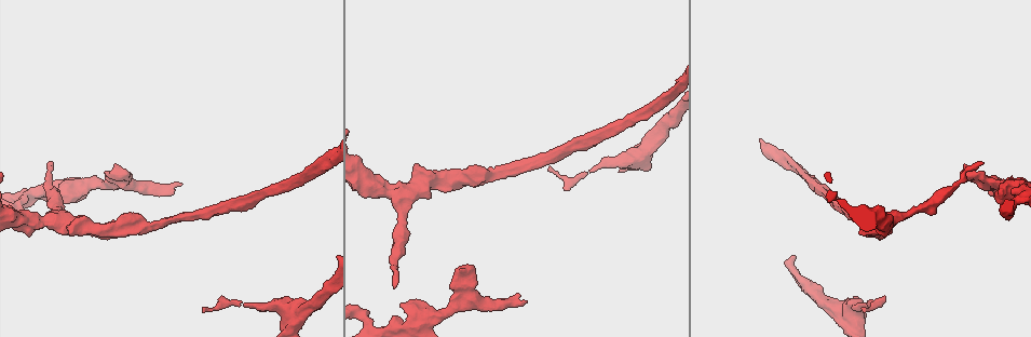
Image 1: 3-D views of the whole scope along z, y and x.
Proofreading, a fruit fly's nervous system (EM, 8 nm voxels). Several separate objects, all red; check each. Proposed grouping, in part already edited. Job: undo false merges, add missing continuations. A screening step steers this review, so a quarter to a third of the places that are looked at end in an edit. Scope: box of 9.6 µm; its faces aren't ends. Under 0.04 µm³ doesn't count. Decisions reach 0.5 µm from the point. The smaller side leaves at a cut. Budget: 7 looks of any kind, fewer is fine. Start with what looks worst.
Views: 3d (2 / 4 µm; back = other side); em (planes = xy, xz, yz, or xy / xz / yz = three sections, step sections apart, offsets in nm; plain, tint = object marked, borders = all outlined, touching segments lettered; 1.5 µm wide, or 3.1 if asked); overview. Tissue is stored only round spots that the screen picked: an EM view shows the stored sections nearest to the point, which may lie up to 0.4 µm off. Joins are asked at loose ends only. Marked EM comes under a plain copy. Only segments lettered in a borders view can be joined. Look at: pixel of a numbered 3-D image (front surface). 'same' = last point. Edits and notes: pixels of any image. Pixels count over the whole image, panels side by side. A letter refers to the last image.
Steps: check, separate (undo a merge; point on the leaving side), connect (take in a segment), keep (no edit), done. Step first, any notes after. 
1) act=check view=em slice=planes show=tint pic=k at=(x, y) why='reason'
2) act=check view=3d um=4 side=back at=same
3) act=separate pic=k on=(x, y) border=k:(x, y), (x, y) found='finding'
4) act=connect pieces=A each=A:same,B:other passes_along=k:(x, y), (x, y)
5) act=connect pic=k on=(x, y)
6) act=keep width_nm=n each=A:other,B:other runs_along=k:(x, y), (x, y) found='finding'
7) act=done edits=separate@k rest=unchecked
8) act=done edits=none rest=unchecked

act=check view=3d um=2 pic=1 at=(181, 183) why='free end'

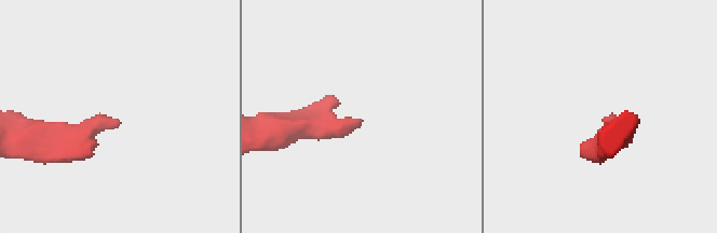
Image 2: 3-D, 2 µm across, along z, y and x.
act=check view=em slice=planes show=borders pic=2 at=(359, 119)

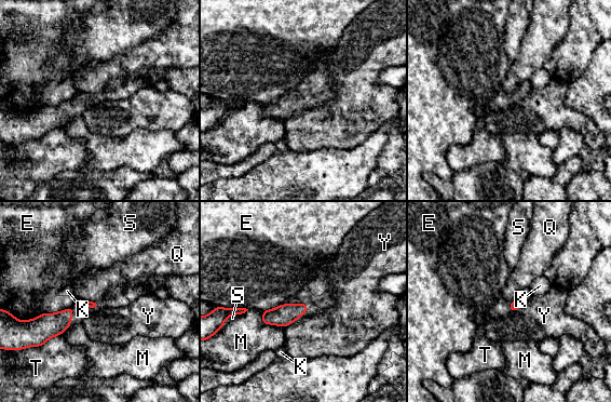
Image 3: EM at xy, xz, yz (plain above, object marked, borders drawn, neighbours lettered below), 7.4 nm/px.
act=keep each=E:other,K:other,M:other,Q:other,S:other,T:other,Y:other border=3:(80, 298), (86, 302), (99, 303) found='none of them fits'

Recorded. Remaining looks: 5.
act=check view=3d um=2 pic=1 at=(984, 163)

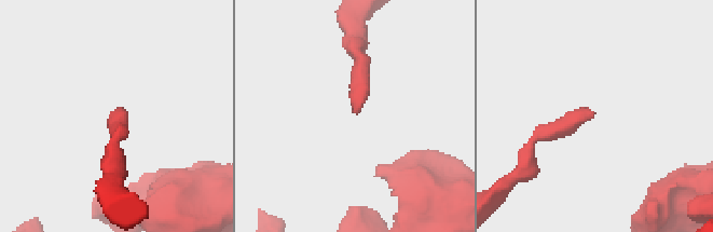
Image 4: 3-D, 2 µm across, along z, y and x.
act=check view=em slice=planes show=borders pic=4 at=(591, 113)

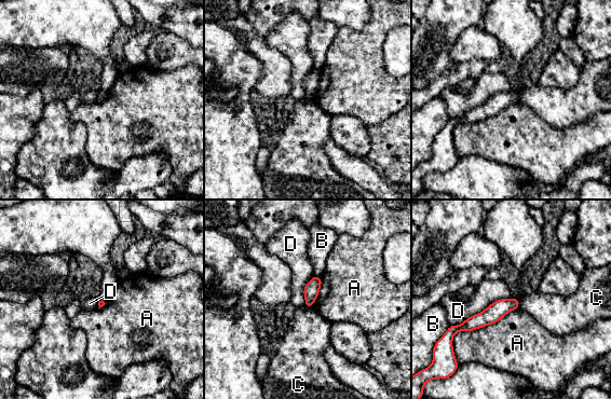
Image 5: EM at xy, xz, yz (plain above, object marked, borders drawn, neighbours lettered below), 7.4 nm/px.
act=keep each=A:other,B:other,C:other,D:other border=5:(513, 297), (449, 326) found='none of them fits'

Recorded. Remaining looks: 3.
act=check view=em slice=xz step=4 show=borders pic=1 at=(203, 310) why='long arm stops here'

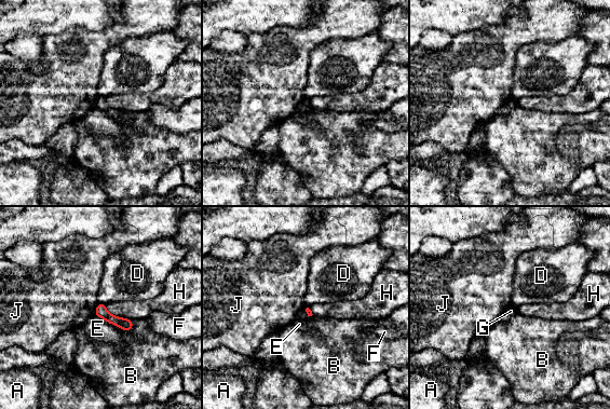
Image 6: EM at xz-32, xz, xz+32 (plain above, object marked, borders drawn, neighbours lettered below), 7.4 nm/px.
act=check view=em slice=planes show=borders at=same

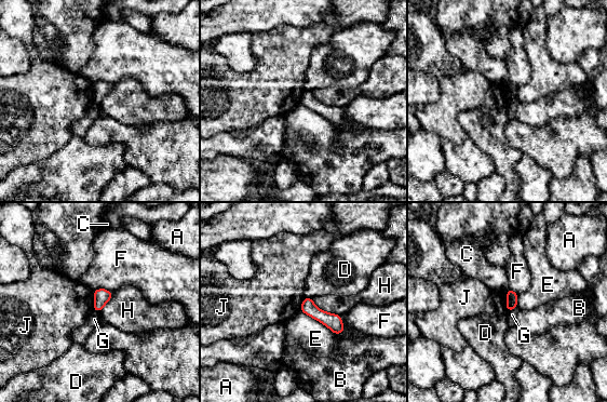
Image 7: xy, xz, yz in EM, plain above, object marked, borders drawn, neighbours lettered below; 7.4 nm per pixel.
act=keep each=A:other,B:other,C:other,D:other,E:other,F:other,G:other,H:other,J:other border=7:(94, 291), (92, 308) found='no lettered segment goes on from it'

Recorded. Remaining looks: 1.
act=done edits=none rest=unchecked

